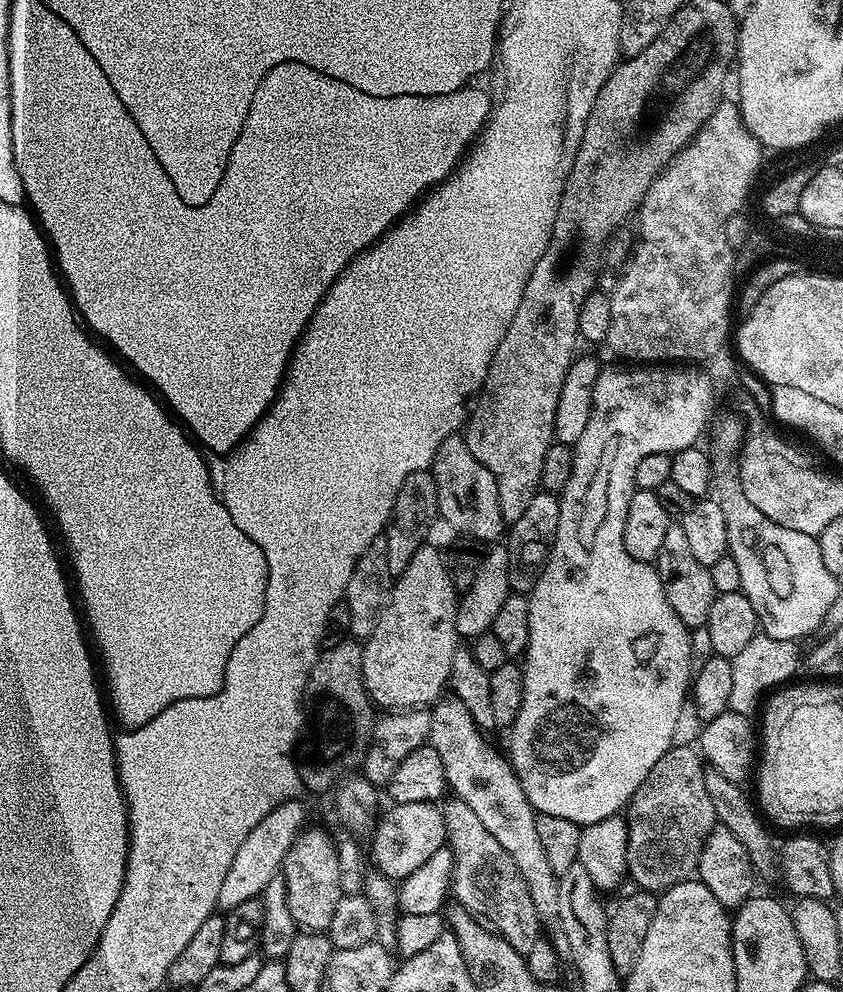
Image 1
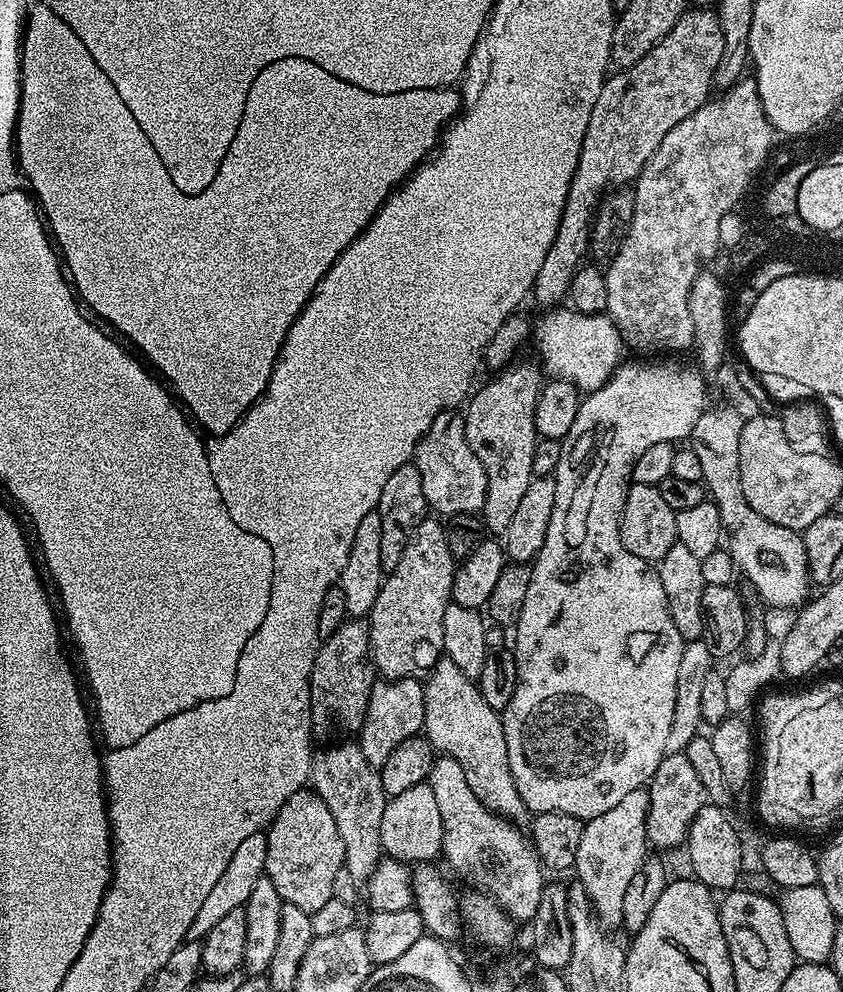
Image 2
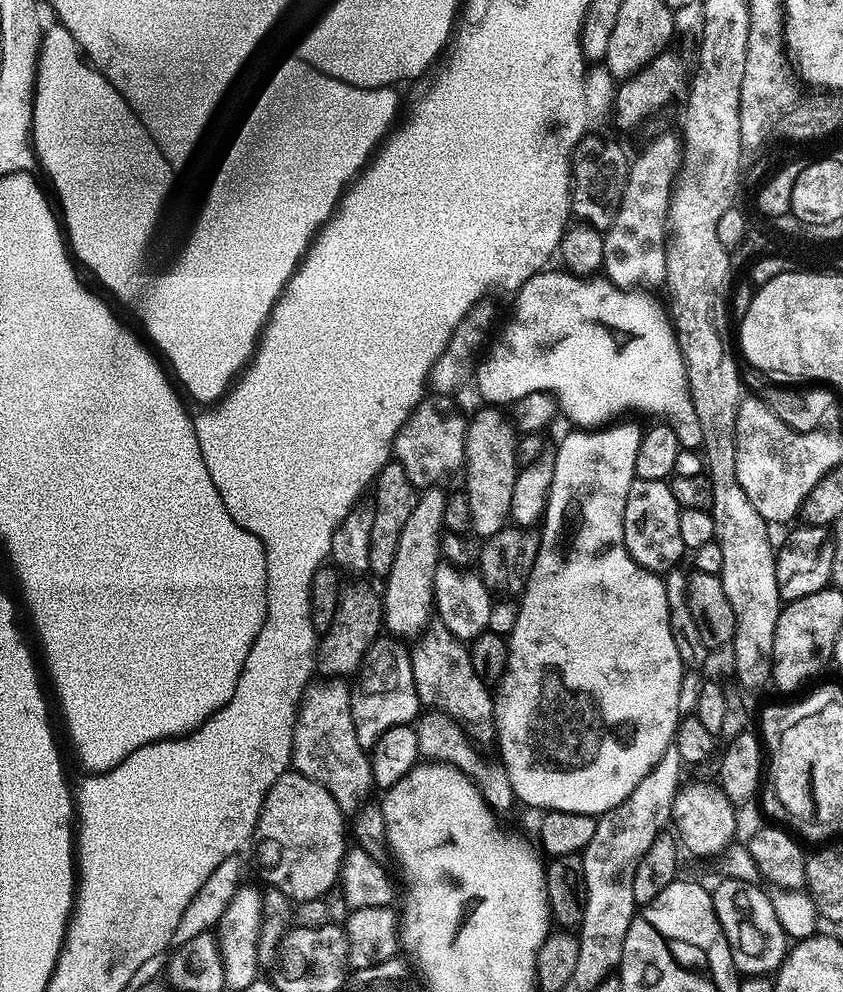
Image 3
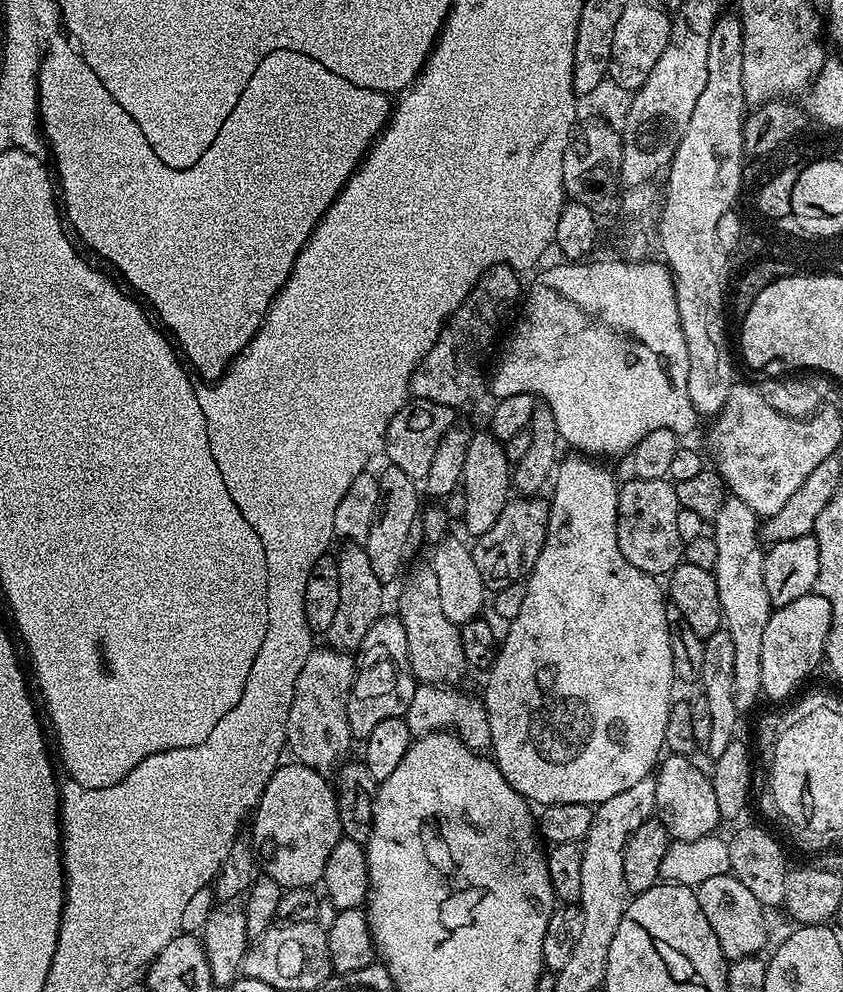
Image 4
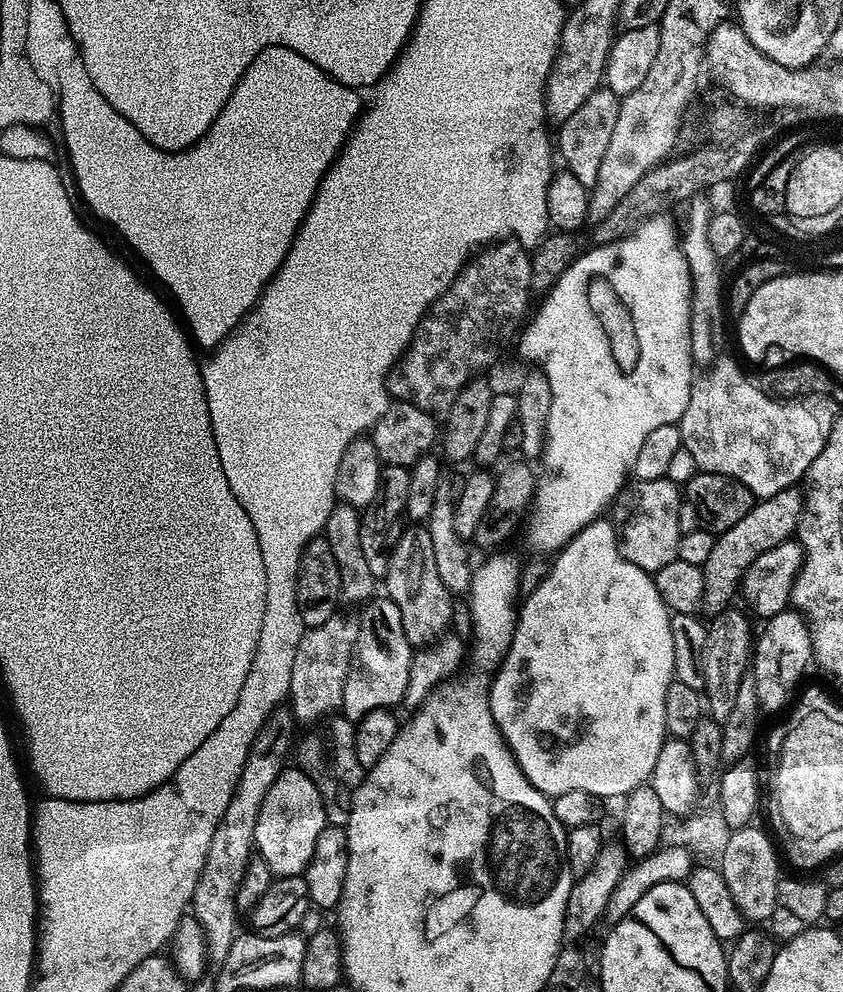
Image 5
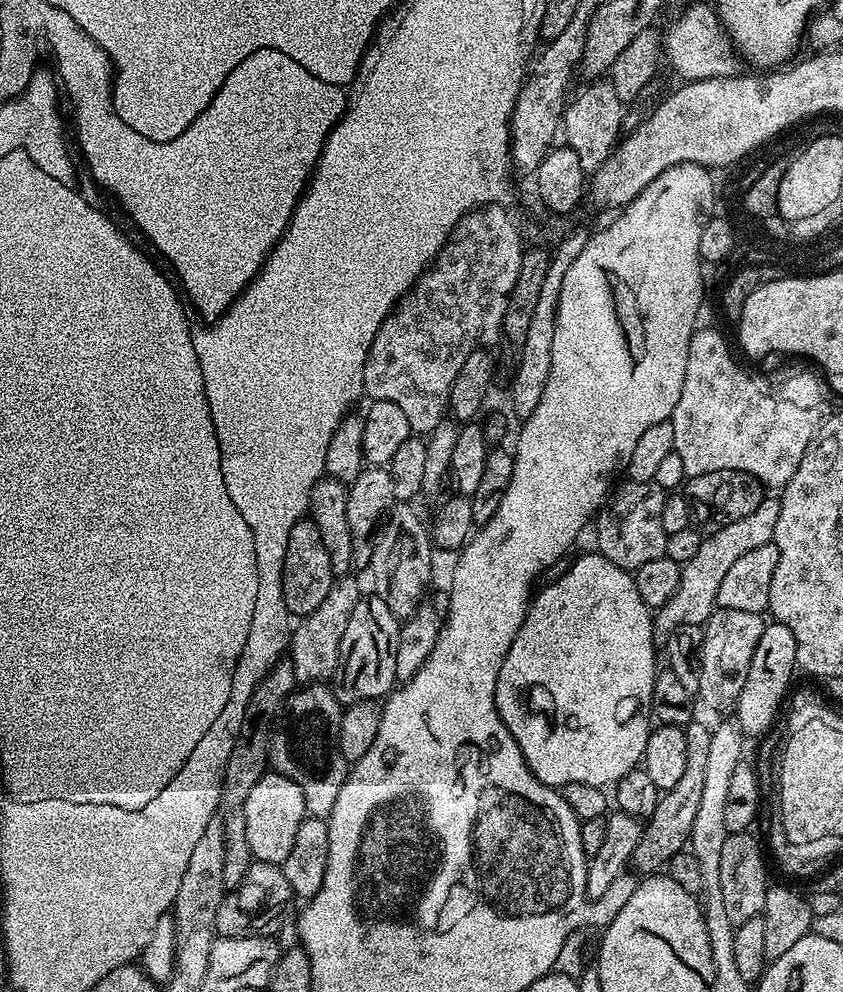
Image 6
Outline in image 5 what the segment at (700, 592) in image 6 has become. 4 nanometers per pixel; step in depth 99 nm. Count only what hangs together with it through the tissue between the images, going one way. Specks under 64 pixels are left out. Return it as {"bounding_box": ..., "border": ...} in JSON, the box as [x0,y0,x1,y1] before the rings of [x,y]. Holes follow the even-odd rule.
{"bounding_box":[702,486,804,614],"border":[[[793,486],[774,494],[768,500],[753,503],[751,510],[734,526],[716,536],[714,550],[702,565],[704,569],[703,611],[717,614],[727,609],[733,602],[732,594],[737,593],[742,577],[752,563],[766,550],[774,550],[782,542],[793,539],[800,526],[800,515],[804,512],[804,497],[799,487]]]}

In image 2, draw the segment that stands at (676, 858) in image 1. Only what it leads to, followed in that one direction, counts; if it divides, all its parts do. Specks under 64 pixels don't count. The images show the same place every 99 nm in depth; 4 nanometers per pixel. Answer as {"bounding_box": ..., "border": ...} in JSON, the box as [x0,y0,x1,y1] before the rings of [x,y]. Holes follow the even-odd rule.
{"bounding_box":[646,752,706,849],"border":[[[683,752],[665,755],[646,789],[649,794],[647,843],[653,849],[676,848],[679,844],[681,847],[687,841],[698,810],[706,803],[704,787],[702,782],[698,782],[694,766],[690,766],[690,758],[686,758]]]}

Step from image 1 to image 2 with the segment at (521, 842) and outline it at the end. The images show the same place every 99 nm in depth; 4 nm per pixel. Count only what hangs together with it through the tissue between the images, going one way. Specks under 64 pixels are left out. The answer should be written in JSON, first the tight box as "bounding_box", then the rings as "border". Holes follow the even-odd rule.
{"bounding_box":[423,658,530,825],"border":[[[442,658],[427,673],[423,681],[425,716],[423,735],[437,753],[454,758],[466,774],[466,783],[474,790],[474,798],[492,812],[517,825],[529,823],[530,813],[514,786],[514,774],[510,774],[510,758],[506,750],[504,722],[499,711],[490,708],[479,692],[477,681],[466,678],[454,662]]]}

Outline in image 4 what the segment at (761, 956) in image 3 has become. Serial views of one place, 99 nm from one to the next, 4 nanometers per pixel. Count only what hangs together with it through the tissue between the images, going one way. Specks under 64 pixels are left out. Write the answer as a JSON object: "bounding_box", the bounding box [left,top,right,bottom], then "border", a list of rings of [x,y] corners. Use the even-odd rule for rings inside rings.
{"bounding_box":[695,873,766,961],"border":[[[727,873],[707,878],[696,888],[695,893],[710,928],[718,938],[725,959],[733,961],[760,952],[759,949],[766,942],[765,909],[736,876]]]}

